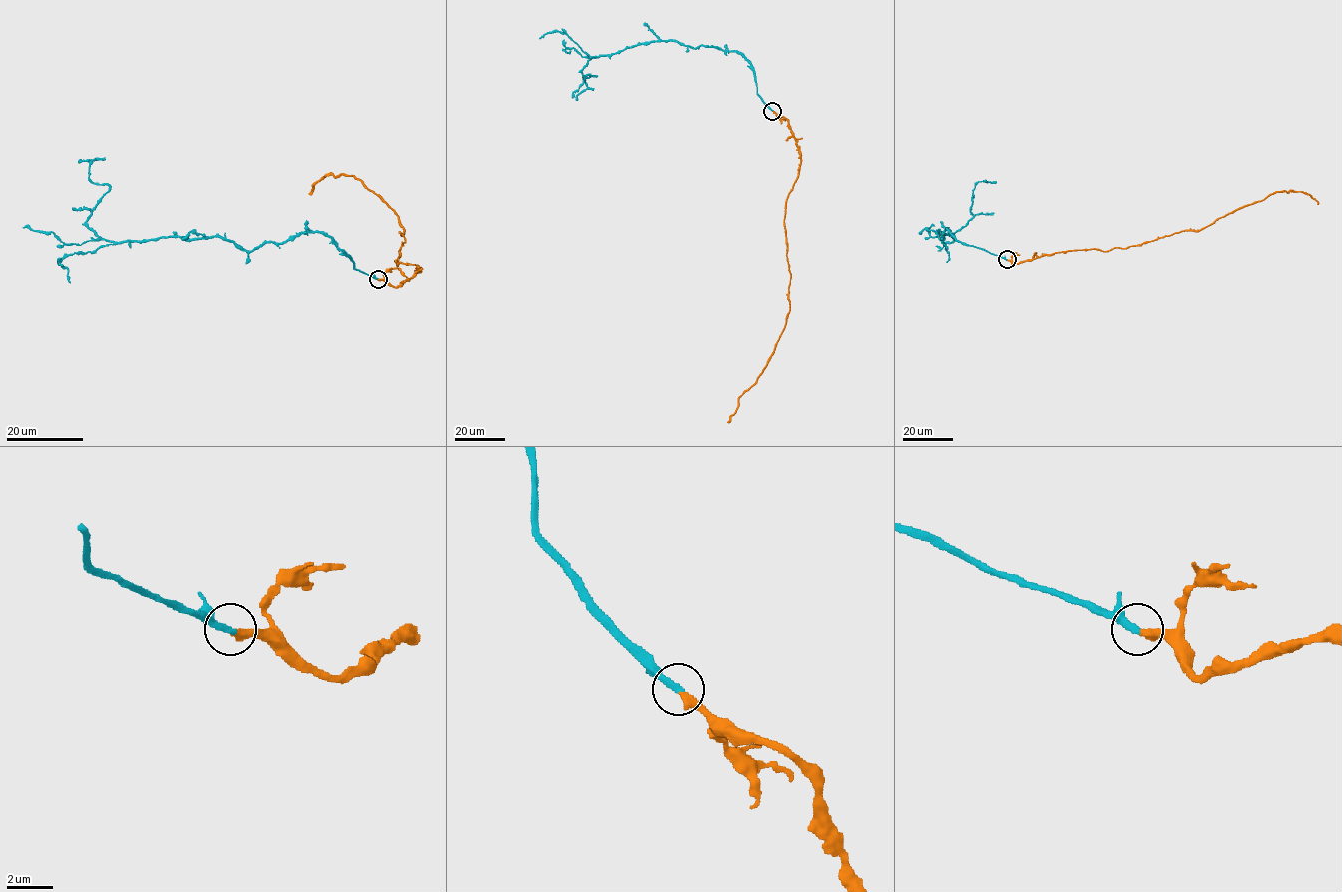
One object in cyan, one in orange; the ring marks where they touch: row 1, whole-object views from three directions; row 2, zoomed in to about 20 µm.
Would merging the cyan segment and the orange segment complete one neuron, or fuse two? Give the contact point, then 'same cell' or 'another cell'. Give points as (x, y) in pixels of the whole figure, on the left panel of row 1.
at (378, 279); same cell

